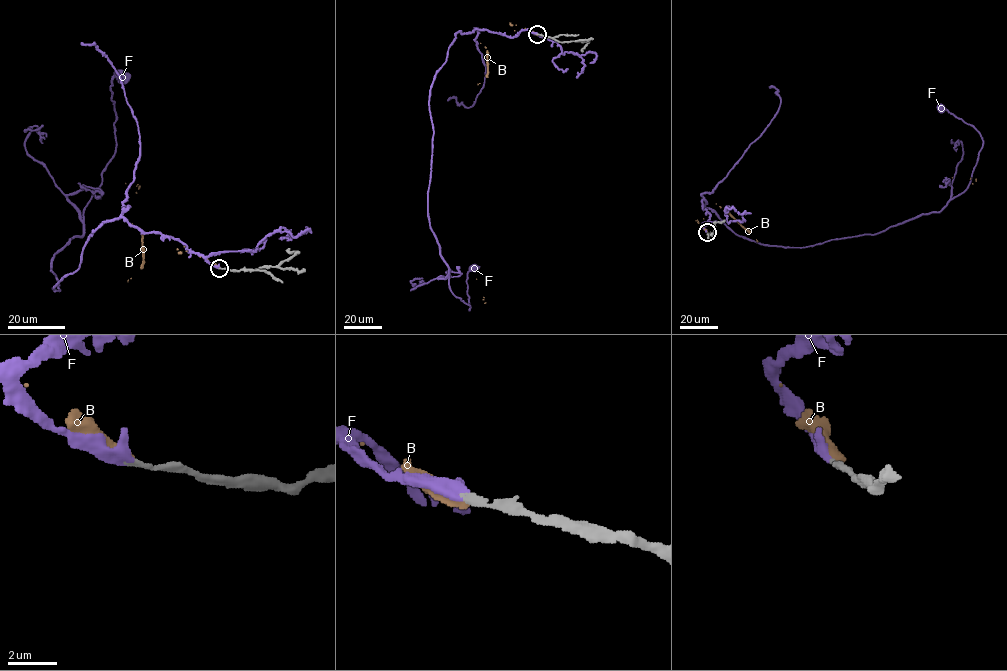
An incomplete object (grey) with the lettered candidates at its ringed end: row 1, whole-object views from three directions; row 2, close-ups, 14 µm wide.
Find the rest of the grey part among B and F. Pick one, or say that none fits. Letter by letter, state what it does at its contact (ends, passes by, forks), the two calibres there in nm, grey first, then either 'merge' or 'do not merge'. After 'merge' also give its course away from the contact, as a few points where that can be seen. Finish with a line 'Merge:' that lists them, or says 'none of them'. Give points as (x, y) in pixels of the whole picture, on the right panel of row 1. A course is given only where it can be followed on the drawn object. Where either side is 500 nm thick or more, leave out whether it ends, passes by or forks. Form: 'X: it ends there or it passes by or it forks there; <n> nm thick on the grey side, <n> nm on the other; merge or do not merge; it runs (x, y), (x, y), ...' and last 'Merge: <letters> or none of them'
B: 280 nm thick on the grey side, 500 nm on the other; do not merge
F: it passes by; 280 nm thick on the grey side, 320 nm on the other; merge; it runs (707, 233), (704, 199), (739, 236), (788, 247), (939, 212), (967, 188), (982, 146), (973, 126), (941, 107)
Merge: F

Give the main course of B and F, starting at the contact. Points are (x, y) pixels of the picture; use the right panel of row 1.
B: (707, 233), (703, 226), (723, 210), (757, 241), (976, 181)
F: (707, 233), (704, 199), (739, 236), (788, 247), (939, 212), (967, 188), (982, 146), (973, 126), (941, 107)

